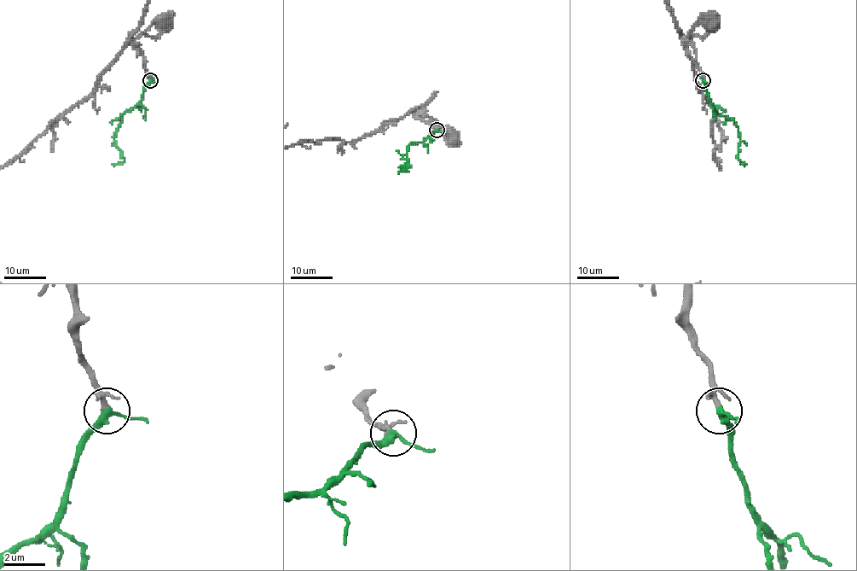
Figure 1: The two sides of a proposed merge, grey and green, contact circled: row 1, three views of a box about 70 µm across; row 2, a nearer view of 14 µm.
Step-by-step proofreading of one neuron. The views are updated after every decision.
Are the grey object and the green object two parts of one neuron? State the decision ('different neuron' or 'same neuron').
same neuron

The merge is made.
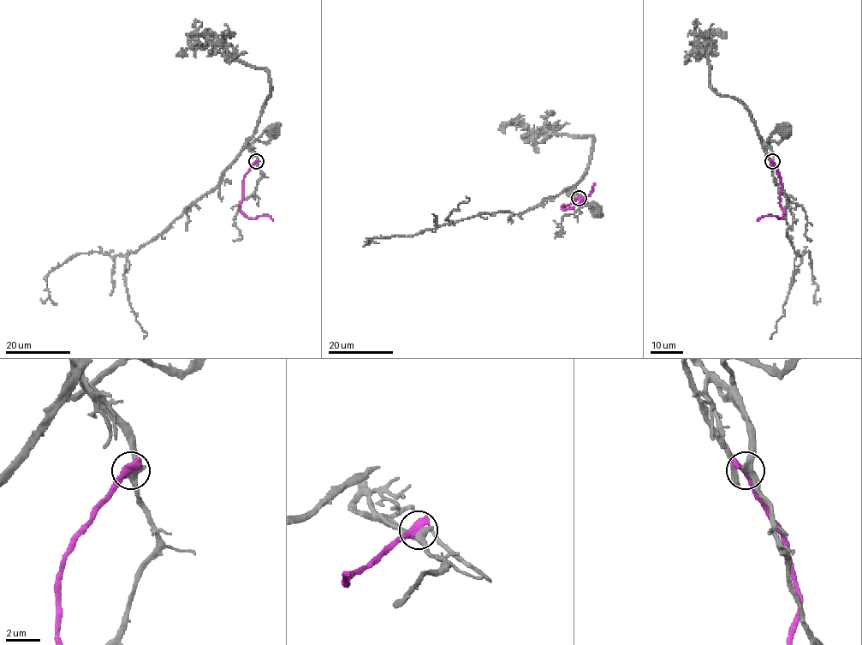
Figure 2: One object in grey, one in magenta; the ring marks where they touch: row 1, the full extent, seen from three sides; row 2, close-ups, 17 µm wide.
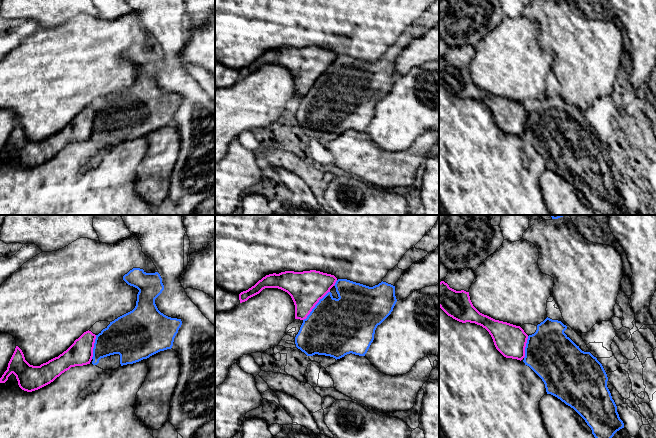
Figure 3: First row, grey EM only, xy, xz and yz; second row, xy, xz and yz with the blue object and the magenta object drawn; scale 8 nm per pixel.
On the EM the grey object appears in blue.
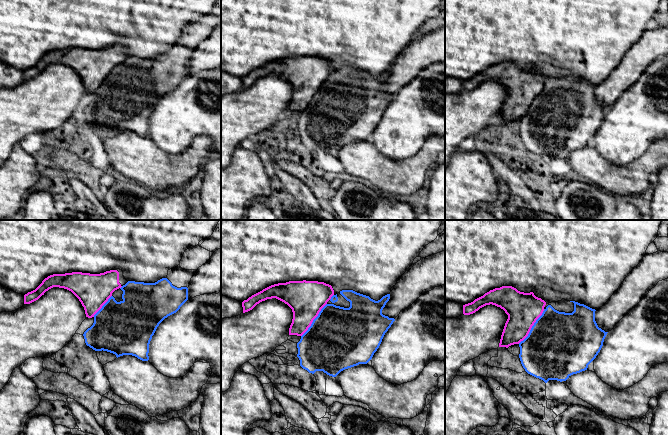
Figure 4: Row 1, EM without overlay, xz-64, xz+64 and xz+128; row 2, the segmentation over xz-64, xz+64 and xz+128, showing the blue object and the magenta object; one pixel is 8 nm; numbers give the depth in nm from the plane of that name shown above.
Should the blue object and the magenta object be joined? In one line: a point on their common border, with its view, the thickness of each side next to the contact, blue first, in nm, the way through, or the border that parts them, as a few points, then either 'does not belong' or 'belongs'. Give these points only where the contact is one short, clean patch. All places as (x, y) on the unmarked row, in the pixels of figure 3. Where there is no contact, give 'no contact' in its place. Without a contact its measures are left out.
contact xz (315, 81); calibres 460 and 280 nm; does not belong

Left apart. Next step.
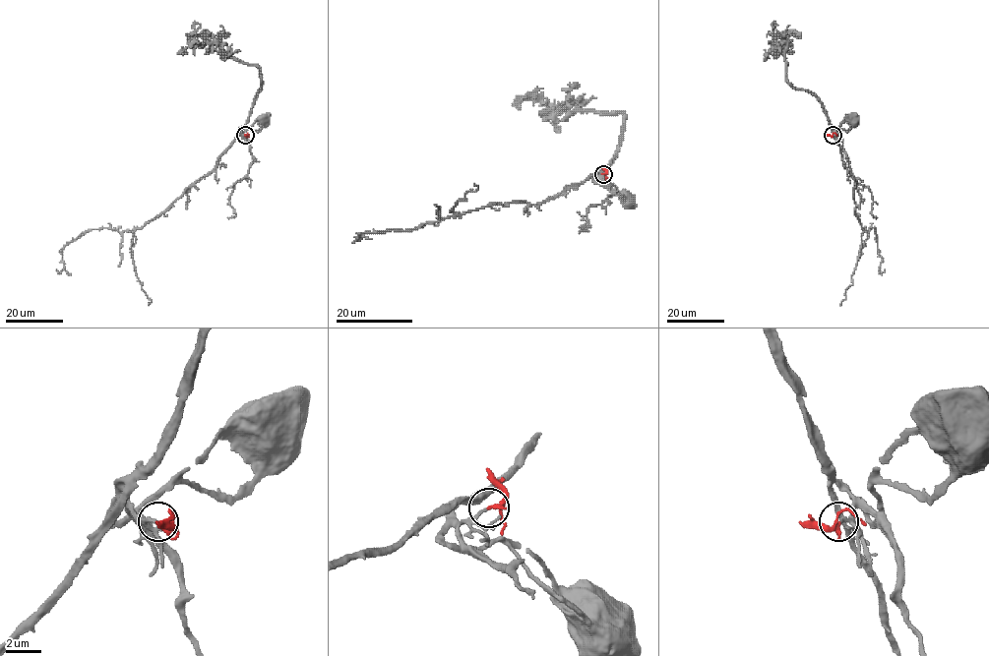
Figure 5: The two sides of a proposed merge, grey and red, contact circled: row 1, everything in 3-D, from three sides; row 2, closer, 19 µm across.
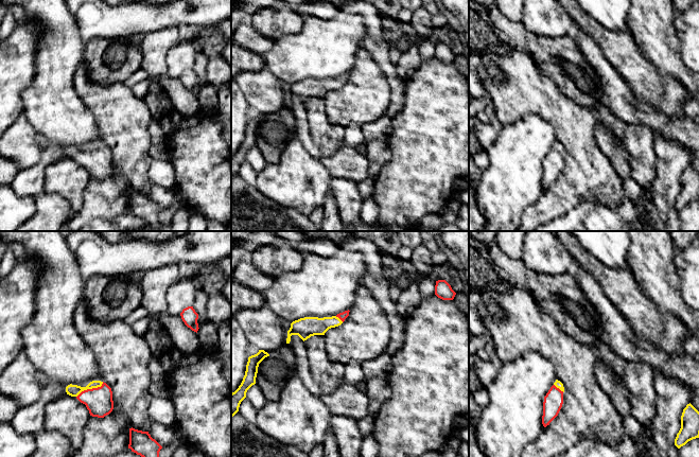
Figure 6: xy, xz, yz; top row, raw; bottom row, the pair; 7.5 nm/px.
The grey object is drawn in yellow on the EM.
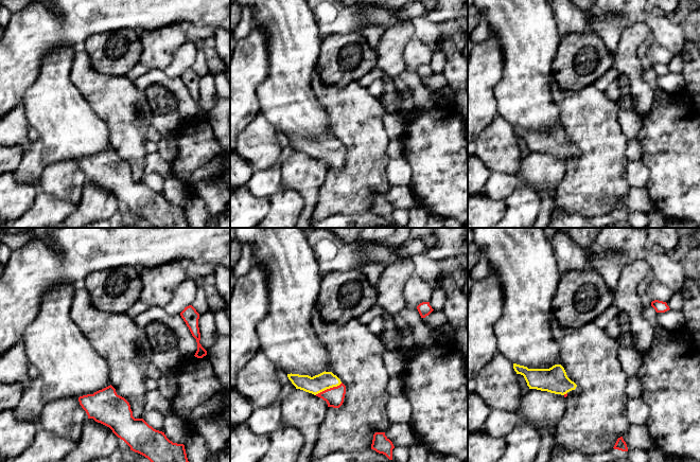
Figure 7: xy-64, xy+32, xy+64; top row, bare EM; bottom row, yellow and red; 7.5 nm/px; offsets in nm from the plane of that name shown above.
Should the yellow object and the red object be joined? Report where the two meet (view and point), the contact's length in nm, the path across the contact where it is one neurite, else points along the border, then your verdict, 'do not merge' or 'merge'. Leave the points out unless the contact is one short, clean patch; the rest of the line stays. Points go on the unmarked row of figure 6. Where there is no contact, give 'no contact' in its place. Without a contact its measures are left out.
xy (90, 151) | 240 nm | across xy (73, 153), (90, 151), (97, 157), (99, 163) | merge

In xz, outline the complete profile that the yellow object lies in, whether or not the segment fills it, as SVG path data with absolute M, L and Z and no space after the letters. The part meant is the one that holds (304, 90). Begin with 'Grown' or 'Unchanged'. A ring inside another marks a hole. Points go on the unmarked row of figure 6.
Grown. M348 72L332 80L304 80L293 84L287 93L286 106L290 106L292 98L298 98L303 104L314 98L325 98L329 91L340 88L349 74Z

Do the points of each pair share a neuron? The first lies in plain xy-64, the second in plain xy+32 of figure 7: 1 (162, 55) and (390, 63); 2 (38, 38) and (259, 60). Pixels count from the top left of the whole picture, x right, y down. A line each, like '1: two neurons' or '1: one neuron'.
1: one neuron
2: one neuron

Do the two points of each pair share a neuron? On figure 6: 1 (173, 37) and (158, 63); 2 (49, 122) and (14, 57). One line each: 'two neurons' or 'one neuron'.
1: one neuron
2: two neurons

